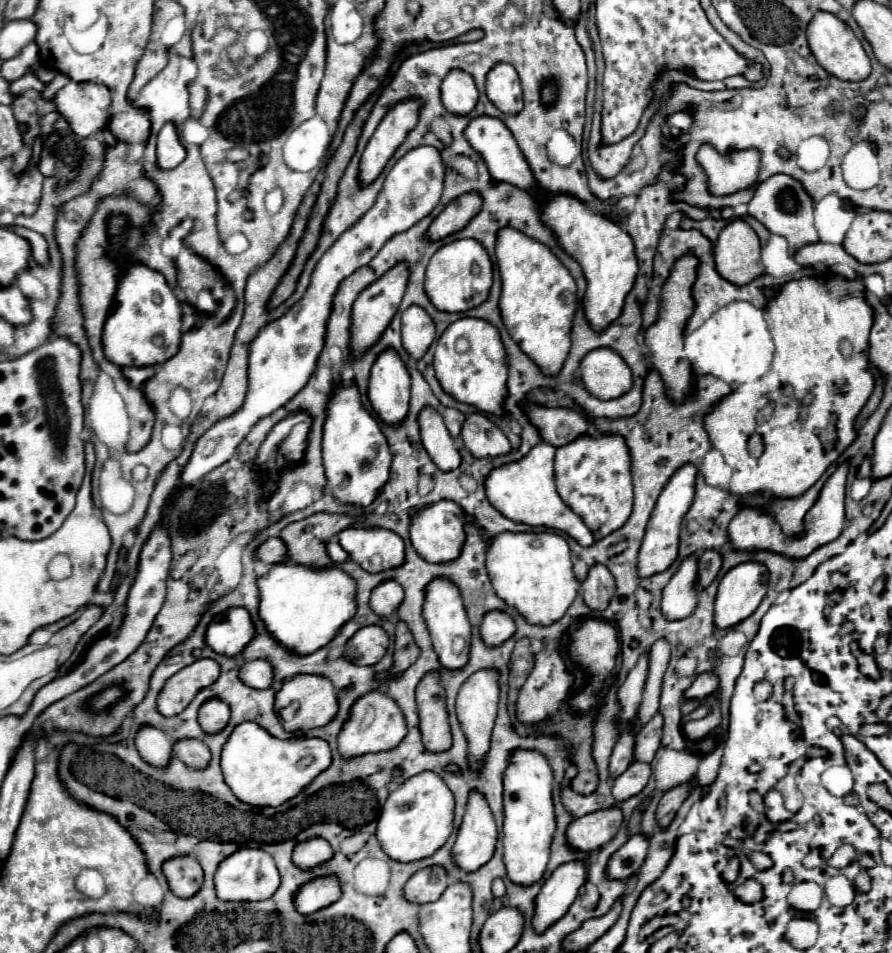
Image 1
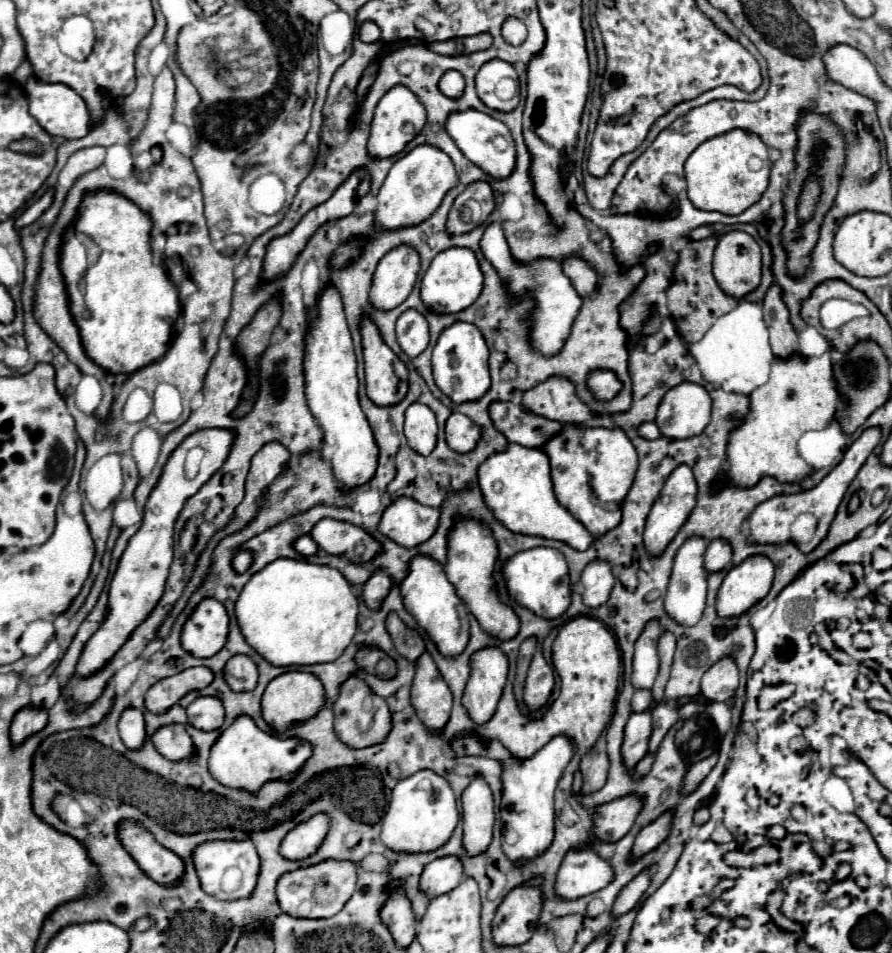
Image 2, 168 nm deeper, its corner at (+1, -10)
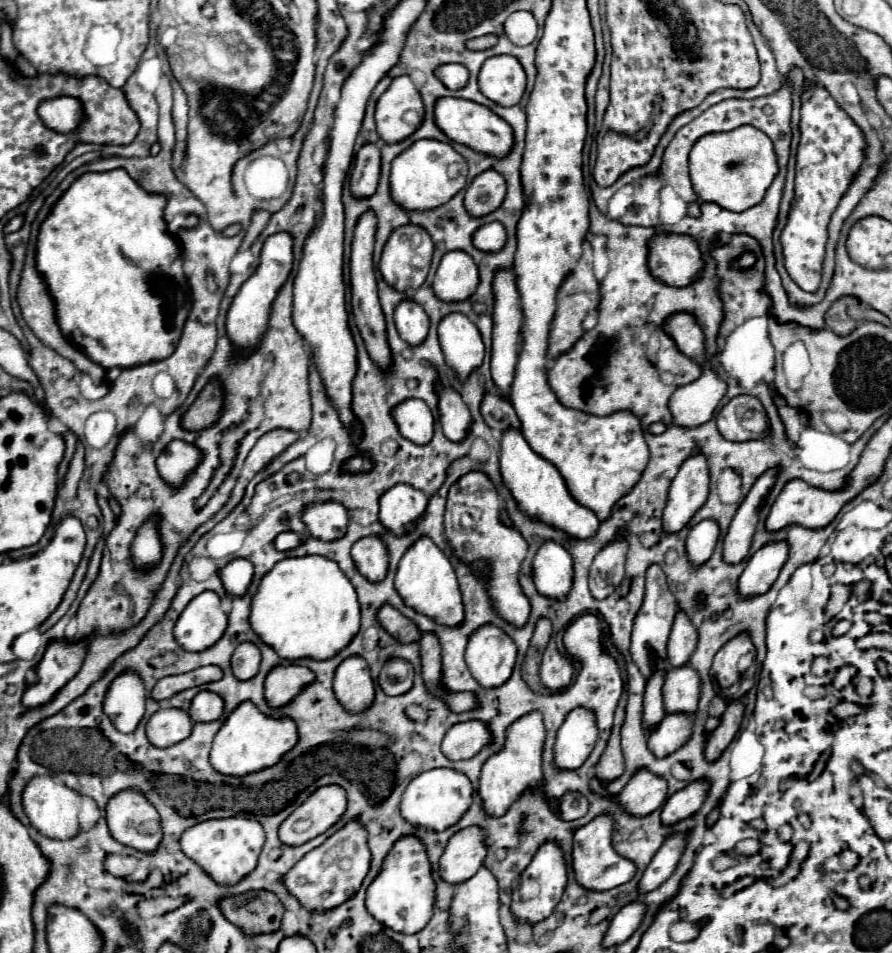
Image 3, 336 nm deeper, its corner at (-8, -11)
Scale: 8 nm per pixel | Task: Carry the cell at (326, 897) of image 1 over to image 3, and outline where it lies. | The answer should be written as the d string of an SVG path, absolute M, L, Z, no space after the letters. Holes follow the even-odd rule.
M353 821L331 835L321 847L307 853L285 875L285 887L289 895L293 895L305 909L323 913L339 907L341 903L345 903L345 899L351 899L361 889L361 883L369 873L369 863L371 853L367 849L367 833L357 821Z

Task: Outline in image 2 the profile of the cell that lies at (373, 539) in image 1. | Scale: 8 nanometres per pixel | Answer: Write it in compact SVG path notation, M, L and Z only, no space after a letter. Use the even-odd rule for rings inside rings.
M334 518L318 520L310 530L310 538L328 554L346 554L352 562L368 562L380 552L366 530Z

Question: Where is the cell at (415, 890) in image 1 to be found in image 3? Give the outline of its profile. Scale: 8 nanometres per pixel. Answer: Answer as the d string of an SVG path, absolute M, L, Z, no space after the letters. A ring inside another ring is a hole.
M479 827L461 829L449 839L441 855L439 877L451 885L461 885L477 873L485 855L485 831Z

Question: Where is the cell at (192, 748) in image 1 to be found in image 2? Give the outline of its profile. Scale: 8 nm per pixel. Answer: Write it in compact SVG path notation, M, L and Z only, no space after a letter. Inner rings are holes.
M170 724L170 726L160 726L152 736L150 736L154 748L164 754L168 760L182 760L182 758L192 758L192 740L188 738L188 732L182 724Z

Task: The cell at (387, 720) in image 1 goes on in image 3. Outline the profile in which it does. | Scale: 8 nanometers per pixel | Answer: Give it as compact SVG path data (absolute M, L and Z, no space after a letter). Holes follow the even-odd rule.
M361 657L345 659L335 671L333 691L337 695L337 701L351 715L373 707L375 685L369 675L369 667L367 667L365 659L361 659Z

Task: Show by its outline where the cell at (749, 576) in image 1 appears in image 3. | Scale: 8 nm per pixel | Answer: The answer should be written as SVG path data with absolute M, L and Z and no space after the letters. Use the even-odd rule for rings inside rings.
M781 541L769 543L761 547L757 553L753 553L753 557L747 561L745 571L739 577L737 593L743 599L747 599L769 591L769 587L777 581L777 575L787 561L787 551L789 551L787 543Z

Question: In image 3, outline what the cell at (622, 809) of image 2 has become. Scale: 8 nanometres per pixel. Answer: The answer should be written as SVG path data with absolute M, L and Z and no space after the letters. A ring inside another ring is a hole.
M641 769L633 775L633 779L625 785L621 795L617 795L617 803L629 811L629 815L645 817L659 809L667 799L667 783L665 779Z

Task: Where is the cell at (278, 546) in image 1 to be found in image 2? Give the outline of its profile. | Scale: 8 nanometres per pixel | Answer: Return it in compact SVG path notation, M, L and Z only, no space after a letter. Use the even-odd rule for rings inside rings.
M242 550L242 552L236 552L234 558L232 558L232 568L236 574L242 574L248 570L248 566L252 564L252 554L248 554L248 550Z

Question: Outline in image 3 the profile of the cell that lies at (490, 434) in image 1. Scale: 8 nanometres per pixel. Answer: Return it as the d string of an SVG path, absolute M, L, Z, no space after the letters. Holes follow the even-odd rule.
M437 385L437 393L439 393L439 413L441 413L443 433L447 439L459 443L471 431L469 409L465 407L461 395L455 389Z

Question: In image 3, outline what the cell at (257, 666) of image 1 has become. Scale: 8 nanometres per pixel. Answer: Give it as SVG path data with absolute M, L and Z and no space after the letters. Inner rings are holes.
M241 643L231 657L231 671L237 679L253 679L261 665L261 653L253 643Z

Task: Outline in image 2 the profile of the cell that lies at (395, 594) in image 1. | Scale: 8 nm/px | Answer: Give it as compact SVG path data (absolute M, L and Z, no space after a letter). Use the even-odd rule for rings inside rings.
M376 570L364 584L362 584L362 598L366 602L366 606L372 606L376 610L376 606L380 606L380 602L388 596L388 590L392 588L392 578L382 574L380 570Z

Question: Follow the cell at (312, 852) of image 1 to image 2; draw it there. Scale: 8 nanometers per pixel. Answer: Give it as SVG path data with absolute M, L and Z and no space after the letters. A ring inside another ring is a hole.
M318 812L308 820L296 824L280 842L280 854L288 860L308 858L322 844L326 832L330 828L330 816L326 812Z

